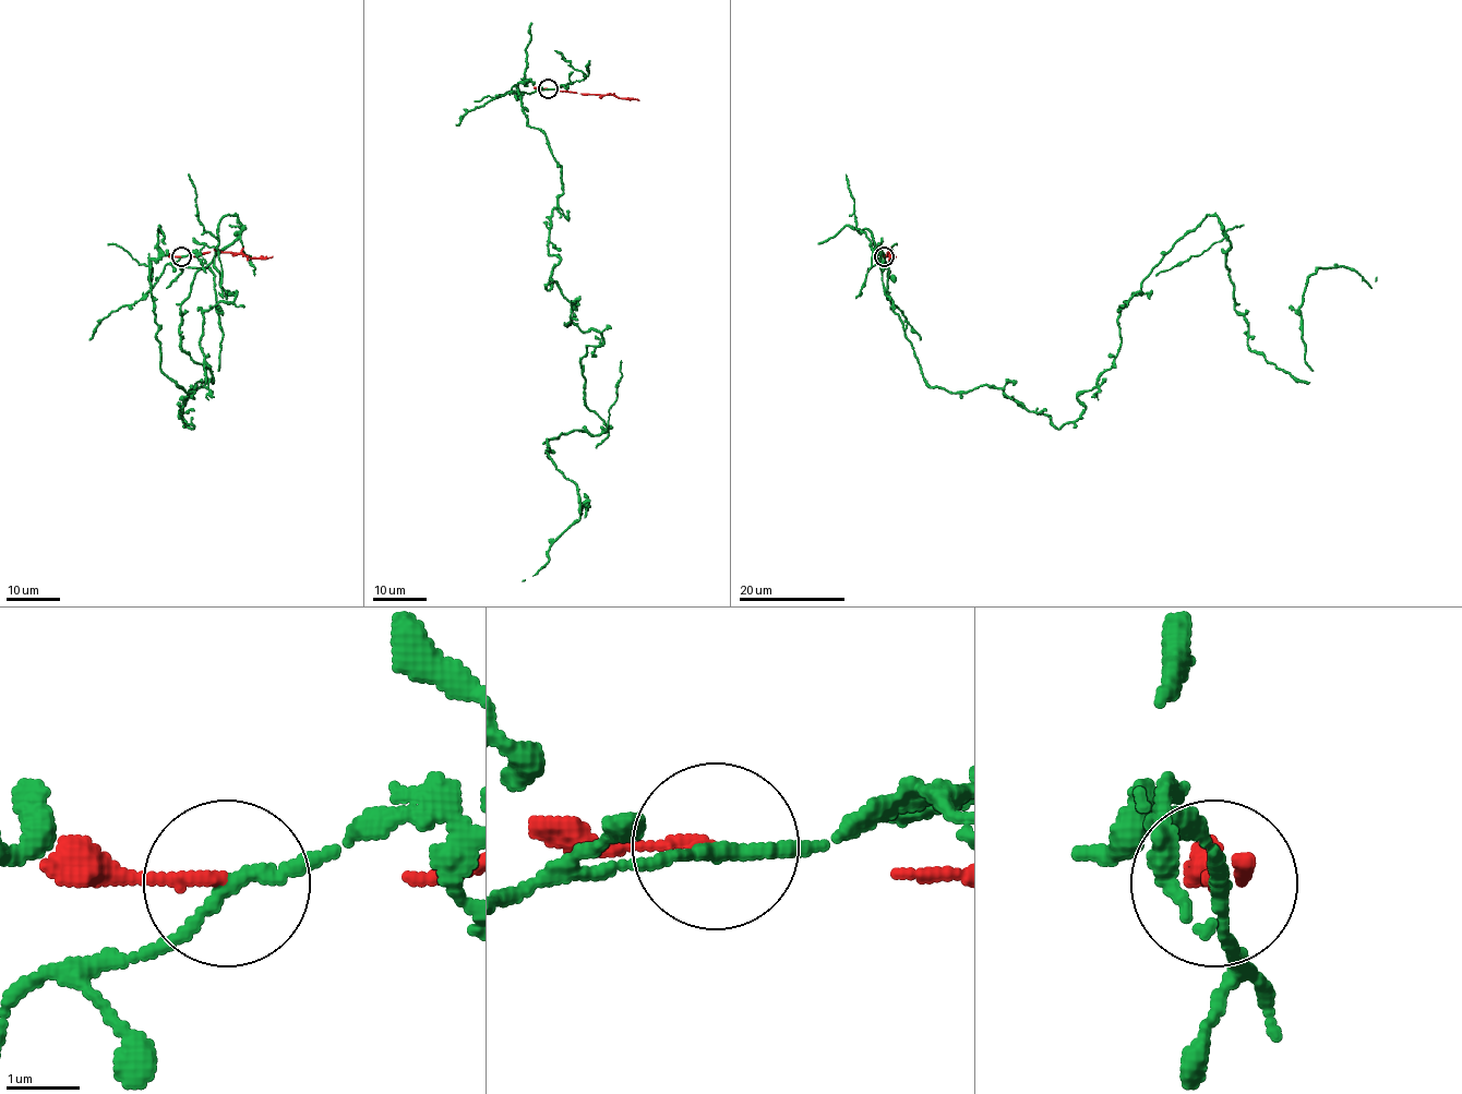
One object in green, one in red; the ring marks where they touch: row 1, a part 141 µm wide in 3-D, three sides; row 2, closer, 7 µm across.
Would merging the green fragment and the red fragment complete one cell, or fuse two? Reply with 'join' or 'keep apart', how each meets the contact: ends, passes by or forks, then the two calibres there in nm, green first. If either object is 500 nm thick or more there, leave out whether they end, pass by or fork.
keep apart; green passes by; red ends there; 180 nm thick on the green side, 140 nm on the other

